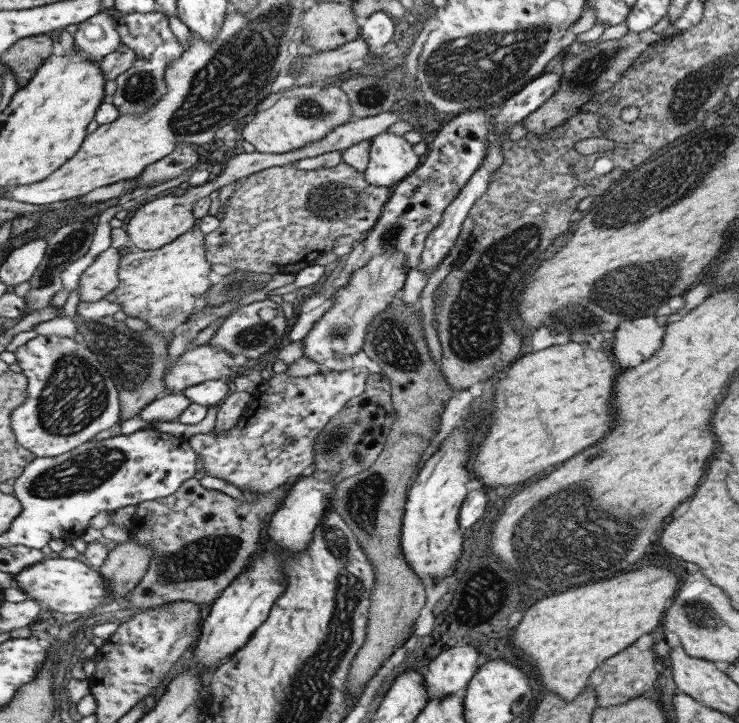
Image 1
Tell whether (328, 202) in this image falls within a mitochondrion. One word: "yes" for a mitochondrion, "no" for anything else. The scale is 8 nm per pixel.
yes

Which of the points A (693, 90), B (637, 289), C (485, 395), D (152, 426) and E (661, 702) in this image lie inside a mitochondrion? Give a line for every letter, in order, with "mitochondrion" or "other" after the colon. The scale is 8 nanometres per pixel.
A: mitochondrion
B: mitochondrion
C: other
D: other
E: other

